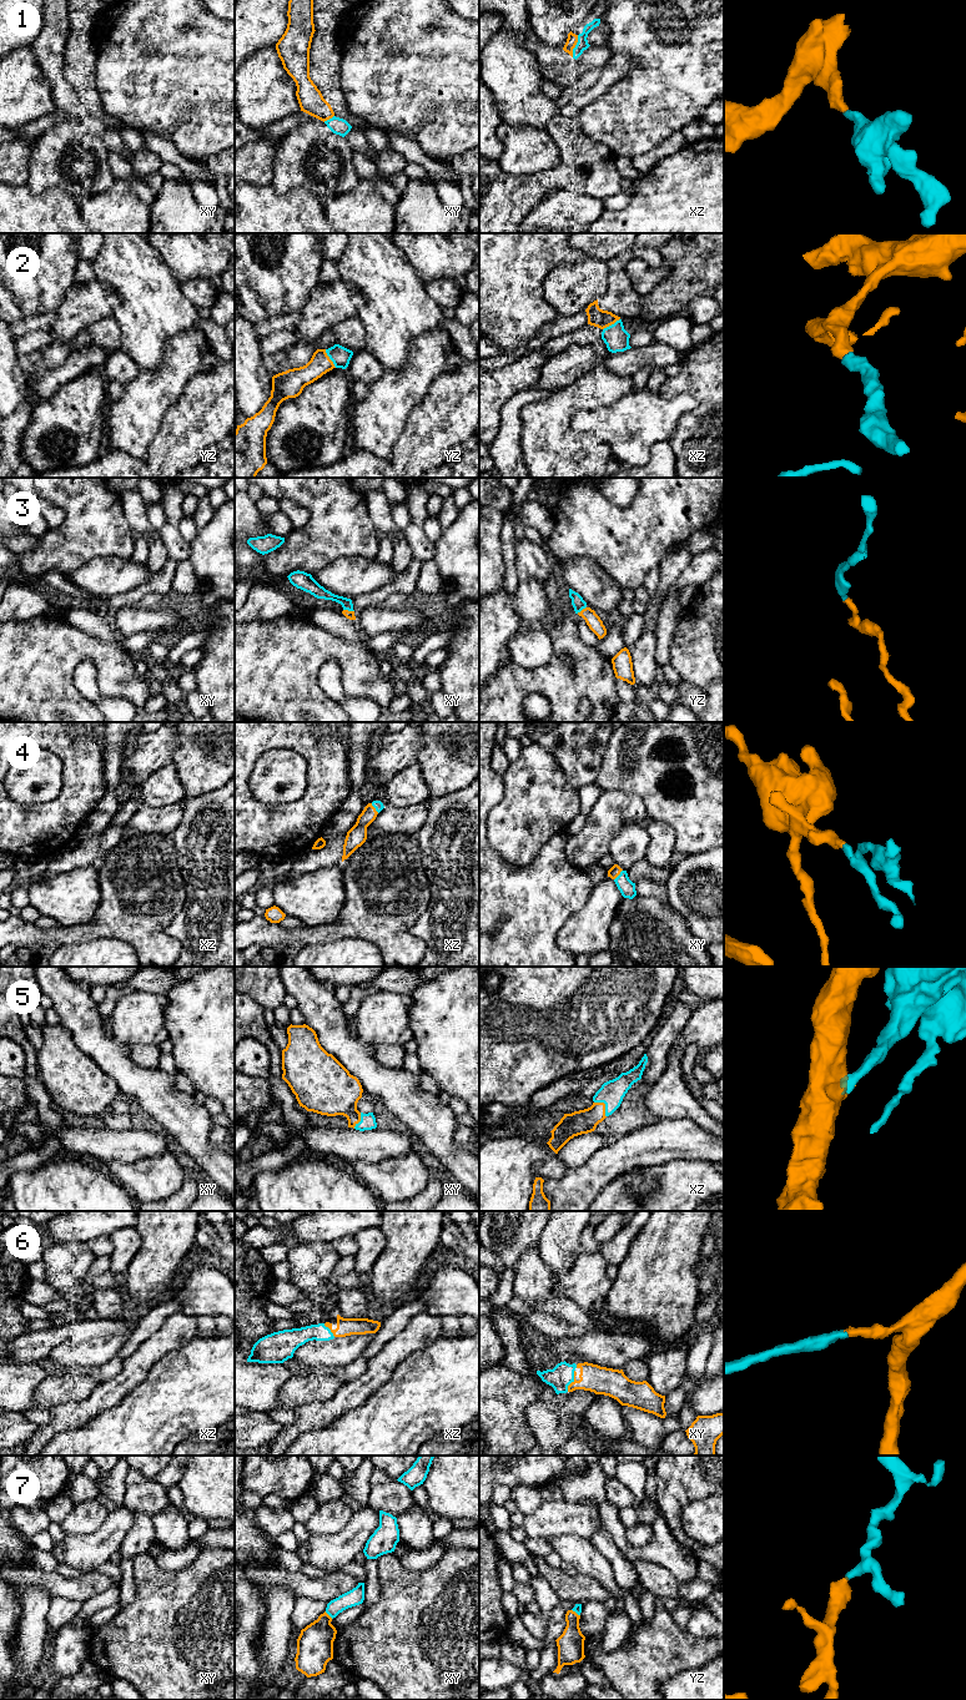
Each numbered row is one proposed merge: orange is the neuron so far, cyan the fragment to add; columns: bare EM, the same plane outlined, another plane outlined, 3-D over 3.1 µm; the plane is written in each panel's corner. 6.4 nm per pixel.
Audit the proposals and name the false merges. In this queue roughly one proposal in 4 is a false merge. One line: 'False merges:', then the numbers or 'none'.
False merges: 3

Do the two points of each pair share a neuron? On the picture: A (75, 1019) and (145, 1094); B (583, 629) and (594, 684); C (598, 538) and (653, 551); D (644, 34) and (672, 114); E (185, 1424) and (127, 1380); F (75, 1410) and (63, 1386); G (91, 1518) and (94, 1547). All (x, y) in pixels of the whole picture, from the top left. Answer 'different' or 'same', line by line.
A: same
B: different
C: same
D: same
E: different
F: different
G: different

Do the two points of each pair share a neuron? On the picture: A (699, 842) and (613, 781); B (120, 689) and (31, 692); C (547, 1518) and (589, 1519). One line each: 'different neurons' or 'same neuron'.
A: same neuron
B: same neuron
C: same neuron

